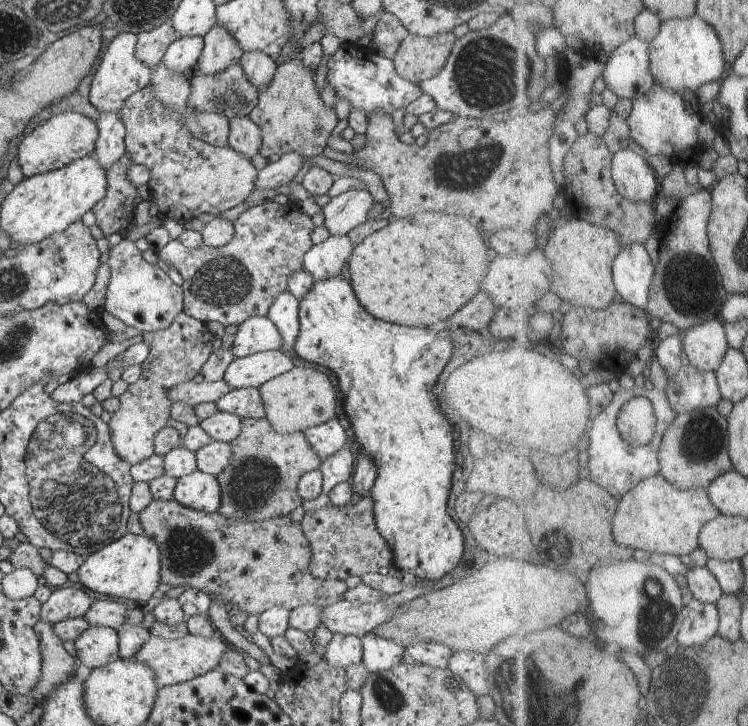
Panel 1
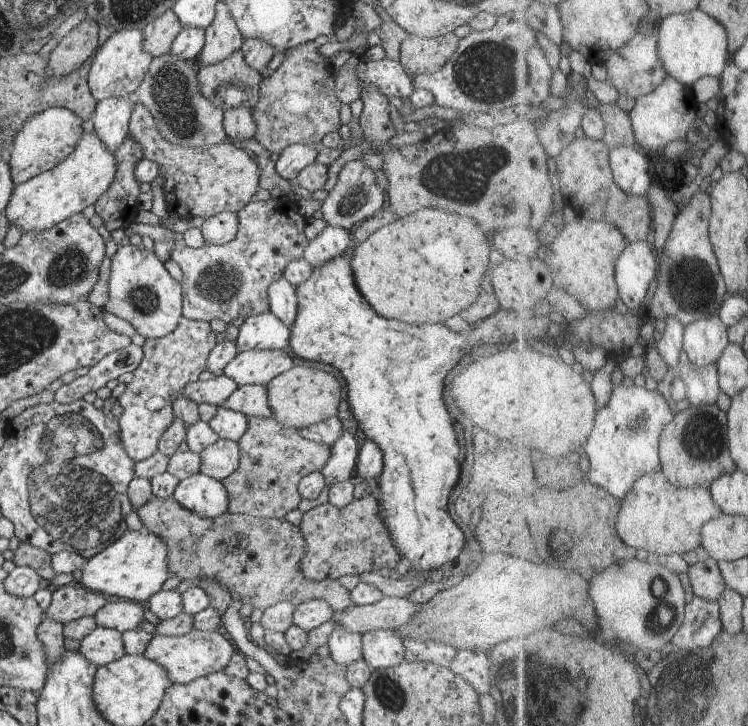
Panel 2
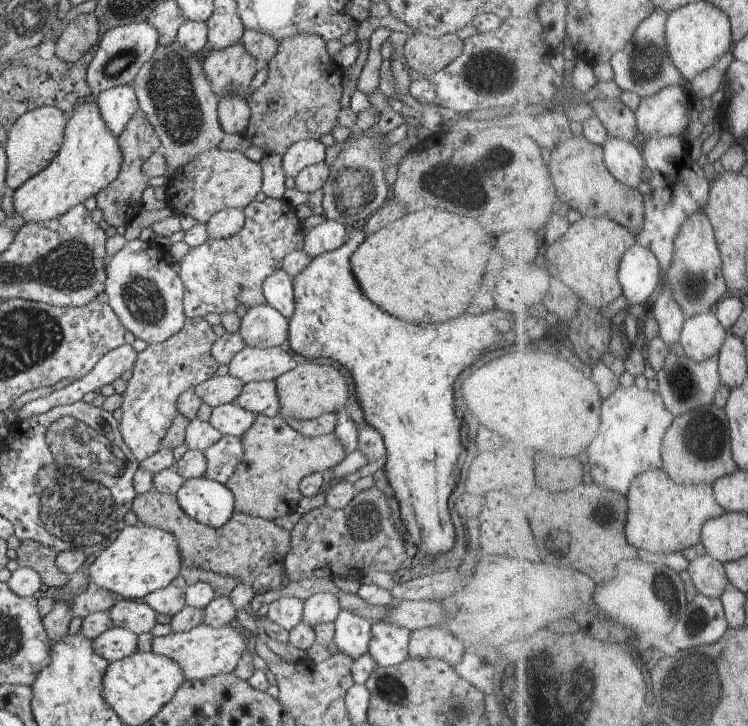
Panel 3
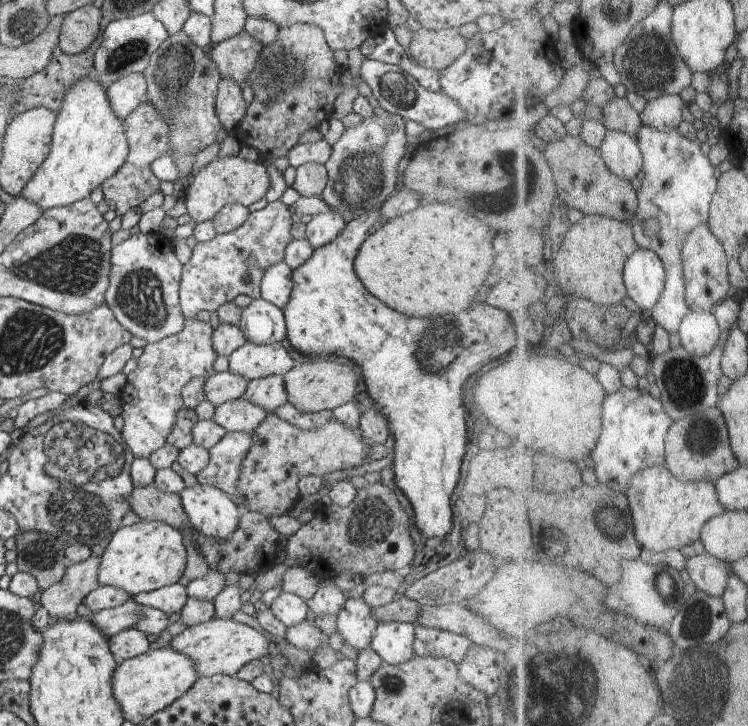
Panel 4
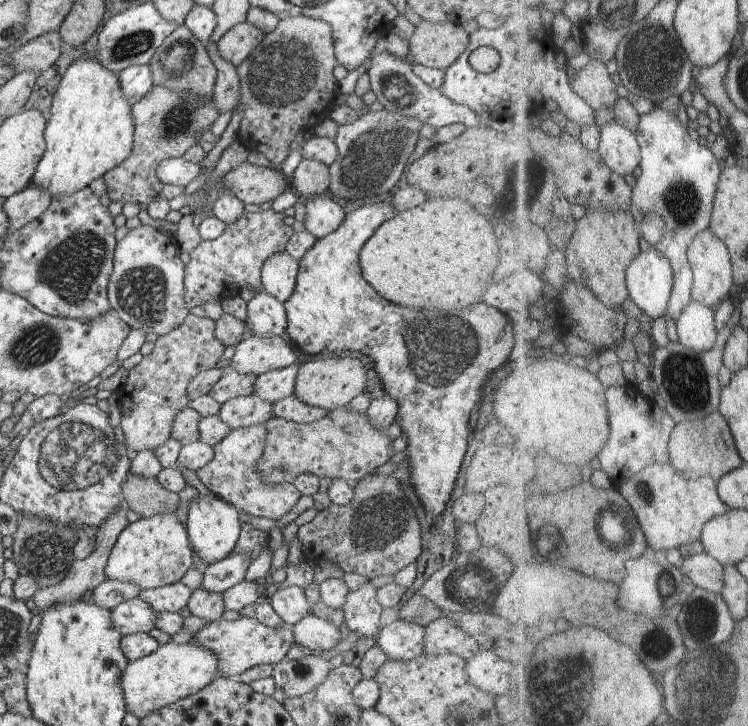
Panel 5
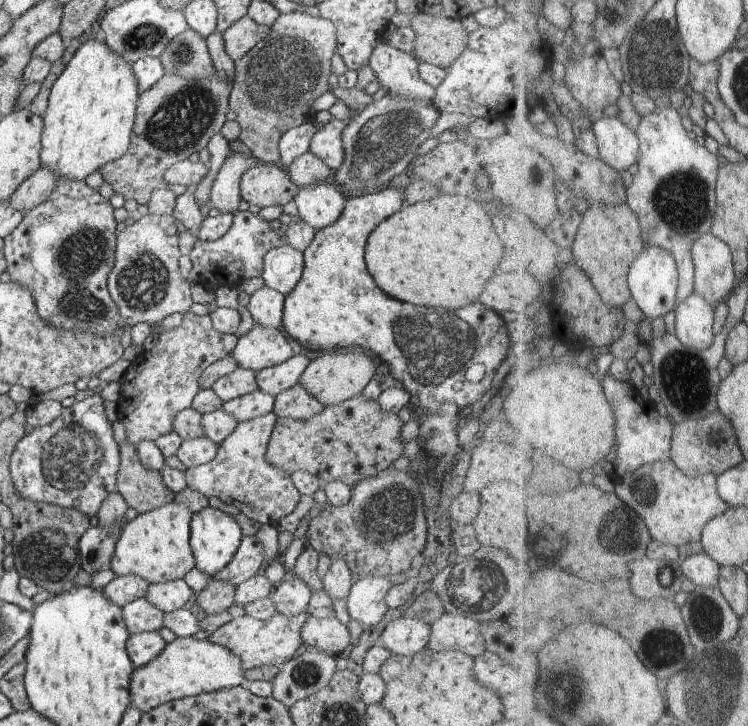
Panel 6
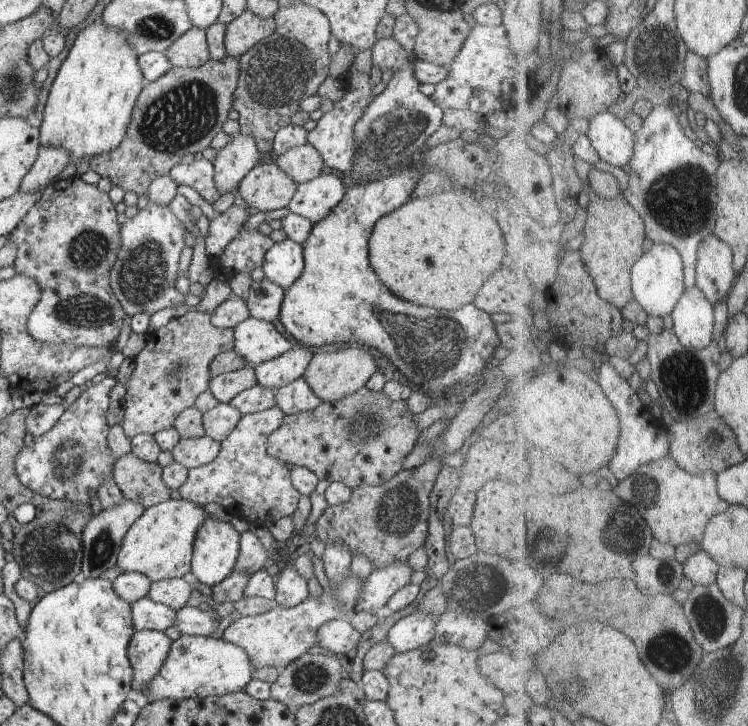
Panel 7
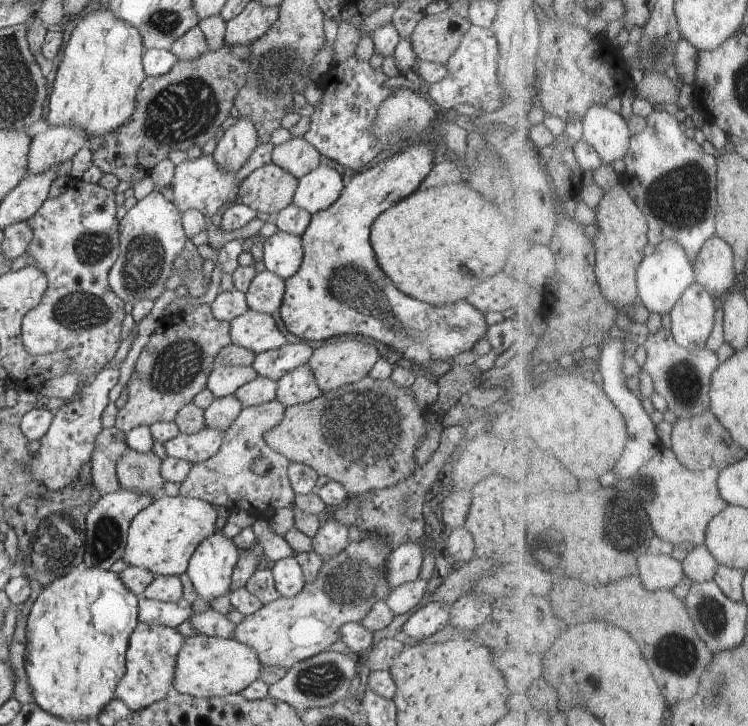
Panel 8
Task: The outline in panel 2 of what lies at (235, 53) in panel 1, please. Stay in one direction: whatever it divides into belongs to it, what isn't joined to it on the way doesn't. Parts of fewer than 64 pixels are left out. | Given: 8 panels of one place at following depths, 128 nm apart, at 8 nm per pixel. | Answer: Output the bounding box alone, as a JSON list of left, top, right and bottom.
[197,1,243,65]

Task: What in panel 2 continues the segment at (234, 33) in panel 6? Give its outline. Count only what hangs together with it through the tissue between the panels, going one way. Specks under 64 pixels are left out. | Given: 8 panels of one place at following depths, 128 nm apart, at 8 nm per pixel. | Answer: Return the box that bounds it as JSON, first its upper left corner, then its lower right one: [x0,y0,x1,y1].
[197,49,262,108]

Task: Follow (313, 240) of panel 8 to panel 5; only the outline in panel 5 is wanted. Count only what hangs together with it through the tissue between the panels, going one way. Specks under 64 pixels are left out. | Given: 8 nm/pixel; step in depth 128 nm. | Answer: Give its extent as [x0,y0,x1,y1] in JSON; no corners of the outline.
[284,200,524,516]

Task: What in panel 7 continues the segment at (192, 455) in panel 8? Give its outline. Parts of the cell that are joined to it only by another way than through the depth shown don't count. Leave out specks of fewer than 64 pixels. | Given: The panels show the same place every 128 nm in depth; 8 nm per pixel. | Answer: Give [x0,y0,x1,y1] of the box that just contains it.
[172,434,221,469]

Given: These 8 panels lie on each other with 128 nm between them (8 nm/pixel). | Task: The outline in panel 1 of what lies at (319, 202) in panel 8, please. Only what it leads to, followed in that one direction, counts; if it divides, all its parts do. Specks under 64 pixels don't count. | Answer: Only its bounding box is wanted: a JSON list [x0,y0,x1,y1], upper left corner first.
[303,235,355,282]

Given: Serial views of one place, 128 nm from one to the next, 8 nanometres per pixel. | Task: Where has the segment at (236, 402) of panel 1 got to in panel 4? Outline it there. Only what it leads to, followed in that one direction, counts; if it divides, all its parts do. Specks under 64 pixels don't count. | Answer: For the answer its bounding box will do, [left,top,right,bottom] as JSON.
[243,375,288,413]

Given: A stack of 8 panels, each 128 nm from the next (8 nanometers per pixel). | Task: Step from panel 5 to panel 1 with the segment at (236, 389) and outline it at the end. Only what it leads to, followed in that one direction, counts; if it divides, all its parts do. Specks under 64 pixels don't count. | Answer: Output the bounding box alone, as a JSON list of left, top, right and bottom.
[169,379,233,407]

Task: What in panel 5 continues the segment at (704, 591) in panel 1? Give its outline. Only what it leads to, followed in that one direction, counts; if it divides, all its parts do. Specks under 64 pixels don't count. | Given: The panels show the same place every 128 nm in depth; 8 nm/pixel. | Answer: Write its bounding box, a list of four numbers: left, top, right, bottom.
[683,552,726,593]

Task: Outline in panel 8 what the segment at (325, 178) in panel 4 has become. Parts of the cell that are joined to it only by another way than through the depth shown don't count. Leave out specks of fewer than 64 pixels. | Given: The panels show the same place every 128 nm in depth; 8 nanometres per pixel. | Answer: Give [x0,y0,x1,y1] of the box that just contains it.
[272,136,320,180]

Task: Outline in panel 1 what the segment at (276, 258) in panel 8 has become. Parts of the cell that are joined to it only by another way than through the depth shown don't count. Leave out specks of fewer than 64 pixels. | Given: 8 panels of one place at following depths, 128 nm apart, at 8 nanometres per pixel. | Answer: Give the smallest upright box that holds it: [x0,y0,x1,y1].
[267,290,299,352]

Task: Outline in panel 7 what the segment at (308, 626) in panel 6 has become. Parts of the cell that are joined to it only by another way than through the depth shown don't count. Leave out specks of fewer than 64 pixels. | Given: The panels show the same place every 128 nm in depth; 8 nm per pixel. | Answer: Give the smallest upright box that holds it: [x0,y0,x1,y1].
[316,617,361,659]

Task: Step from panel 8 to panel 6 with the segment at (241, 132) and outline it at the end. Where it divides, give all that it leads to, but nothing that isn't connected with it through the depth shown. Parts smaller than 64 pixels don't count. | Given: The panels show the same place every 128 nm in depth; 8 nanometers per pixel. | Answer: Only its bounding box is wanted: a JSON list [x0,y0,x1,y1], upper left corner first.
[209,153,255,214]

